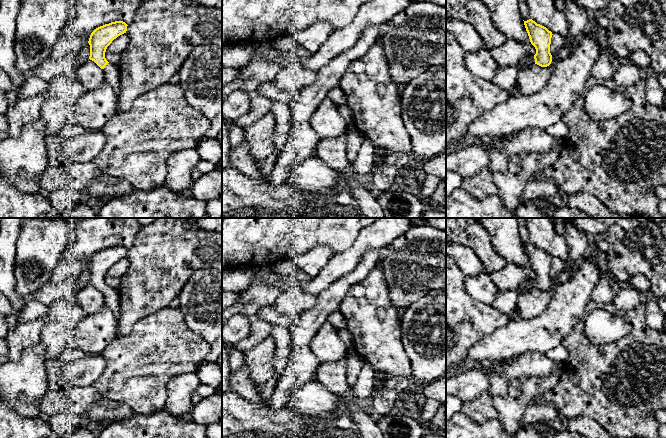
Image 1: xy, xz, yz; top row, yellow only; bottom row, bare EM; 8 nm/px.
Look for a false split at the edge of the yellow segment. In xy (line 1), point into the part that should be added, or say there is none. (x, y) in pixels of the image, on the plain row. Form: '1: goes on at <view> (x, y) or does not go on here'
1: goes on at xy (111, 295)

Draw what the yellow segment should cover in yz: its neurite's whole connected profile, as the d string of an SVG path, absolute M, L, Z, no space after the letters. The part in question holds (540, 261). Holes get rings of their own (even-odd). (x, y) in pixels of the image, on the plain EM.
M532 243L524 245L524 249L530 266L536 273L536 278L534 279L535 288L541 291L549 290L552 286L550 277L552 256Z

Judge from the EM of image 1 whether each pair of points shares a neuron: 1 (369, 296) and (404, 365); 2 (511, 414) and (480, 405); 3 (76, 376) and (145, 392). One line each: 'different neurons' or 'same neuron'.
1: same neuron
2: different neurons
3: different neurons

